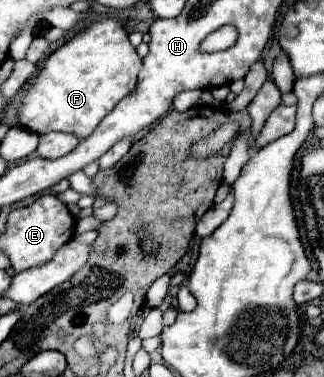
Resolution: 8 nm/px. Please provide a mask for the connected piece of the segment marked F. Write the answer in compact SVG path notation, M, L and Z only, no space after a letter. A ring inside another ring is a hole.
M110 17L98 19L42 63L38 75L24 89L20 123L38 135L62 131L88 137L100 125L100 119L132 91L140 67L142 59L130 45L124 27Z

